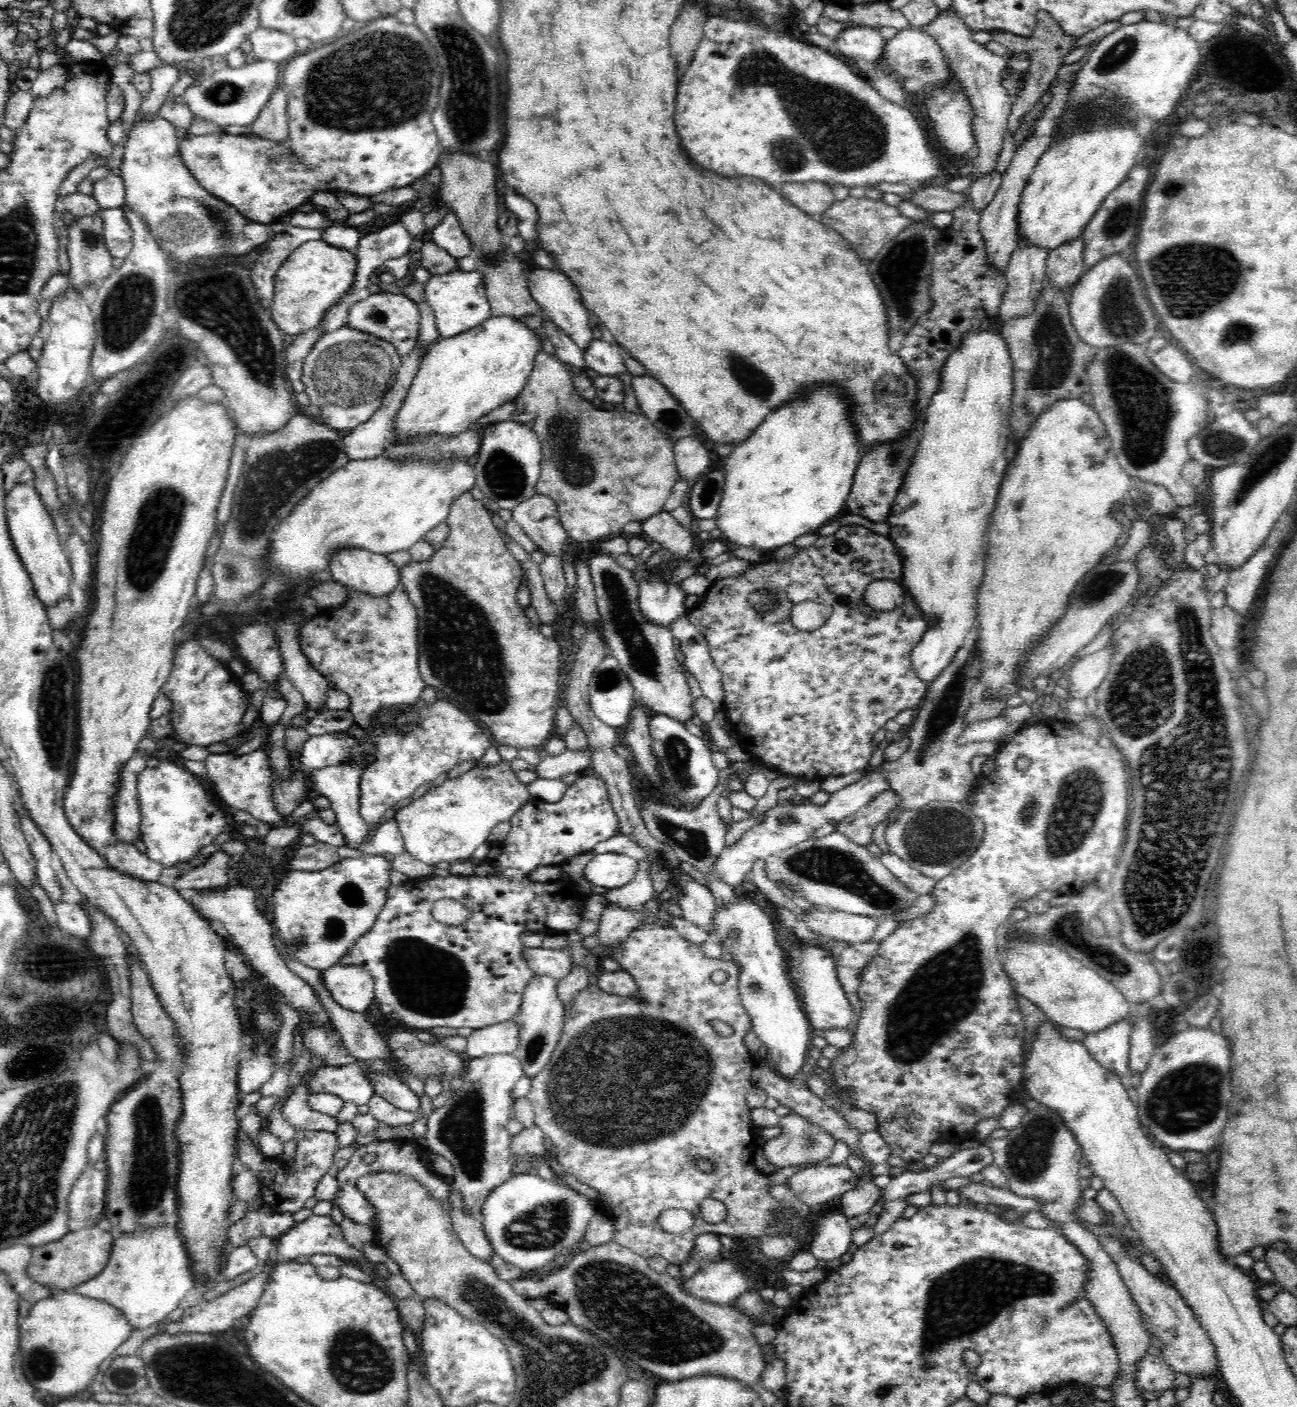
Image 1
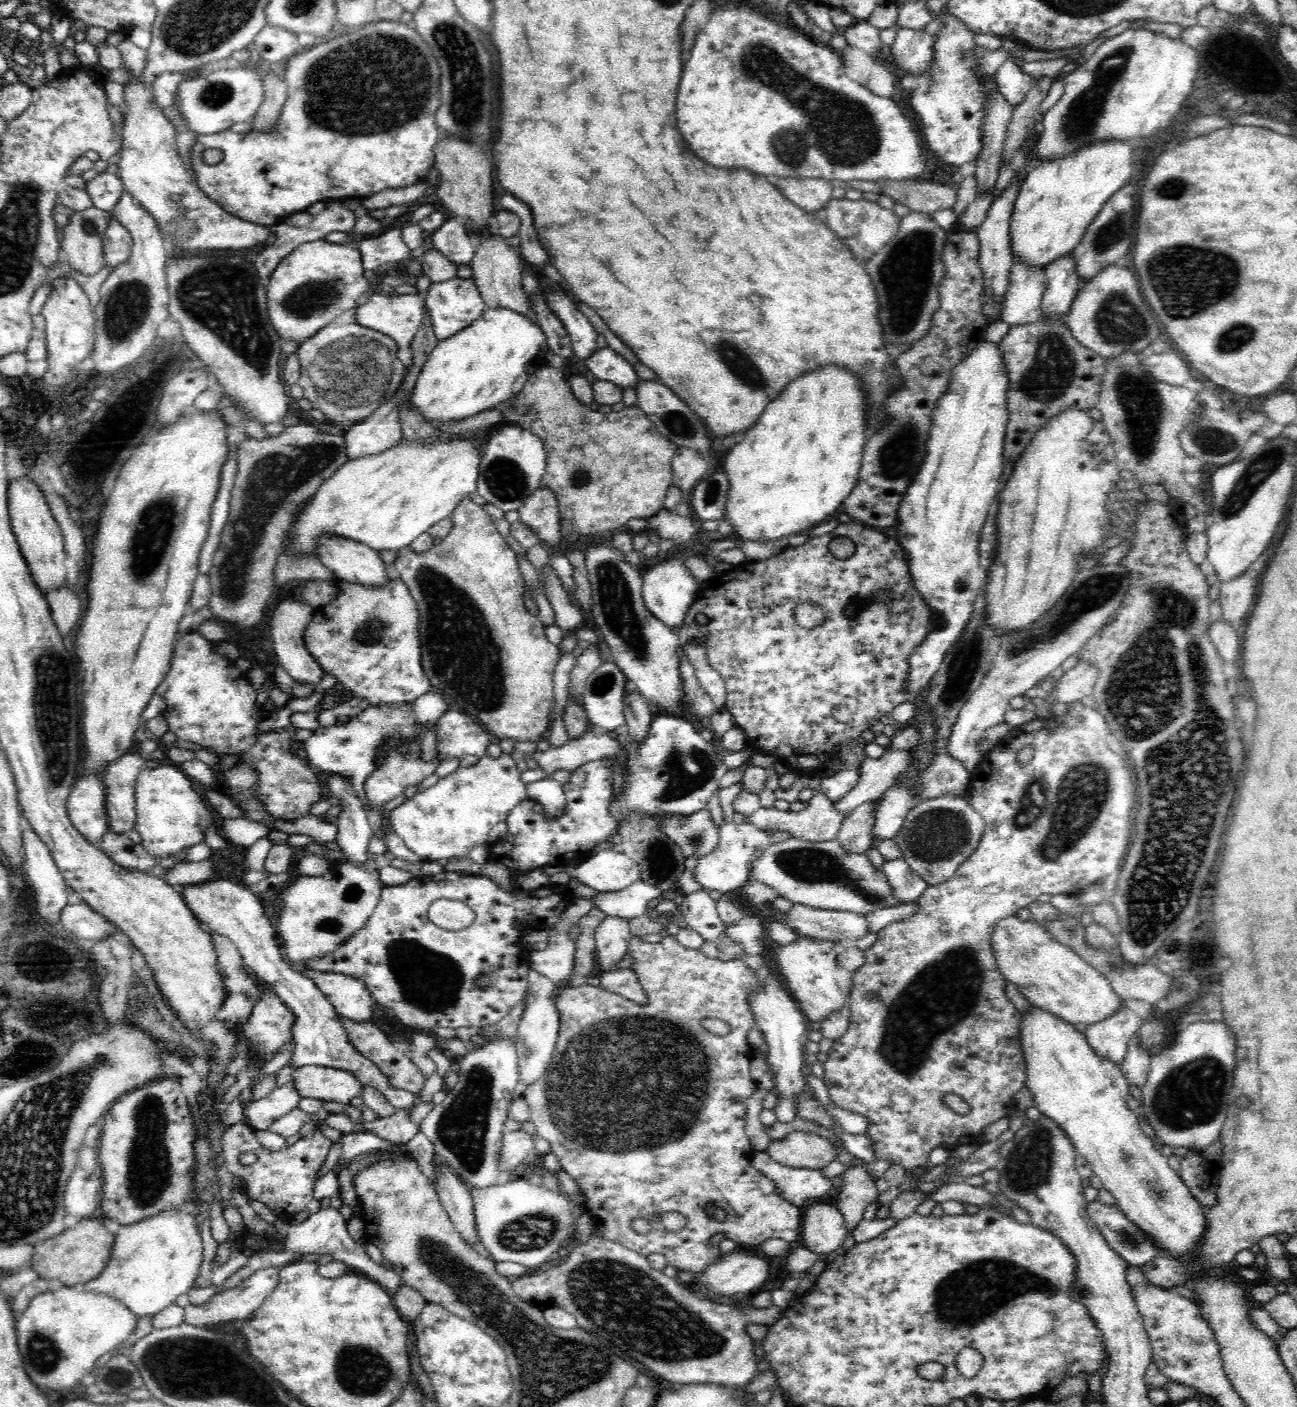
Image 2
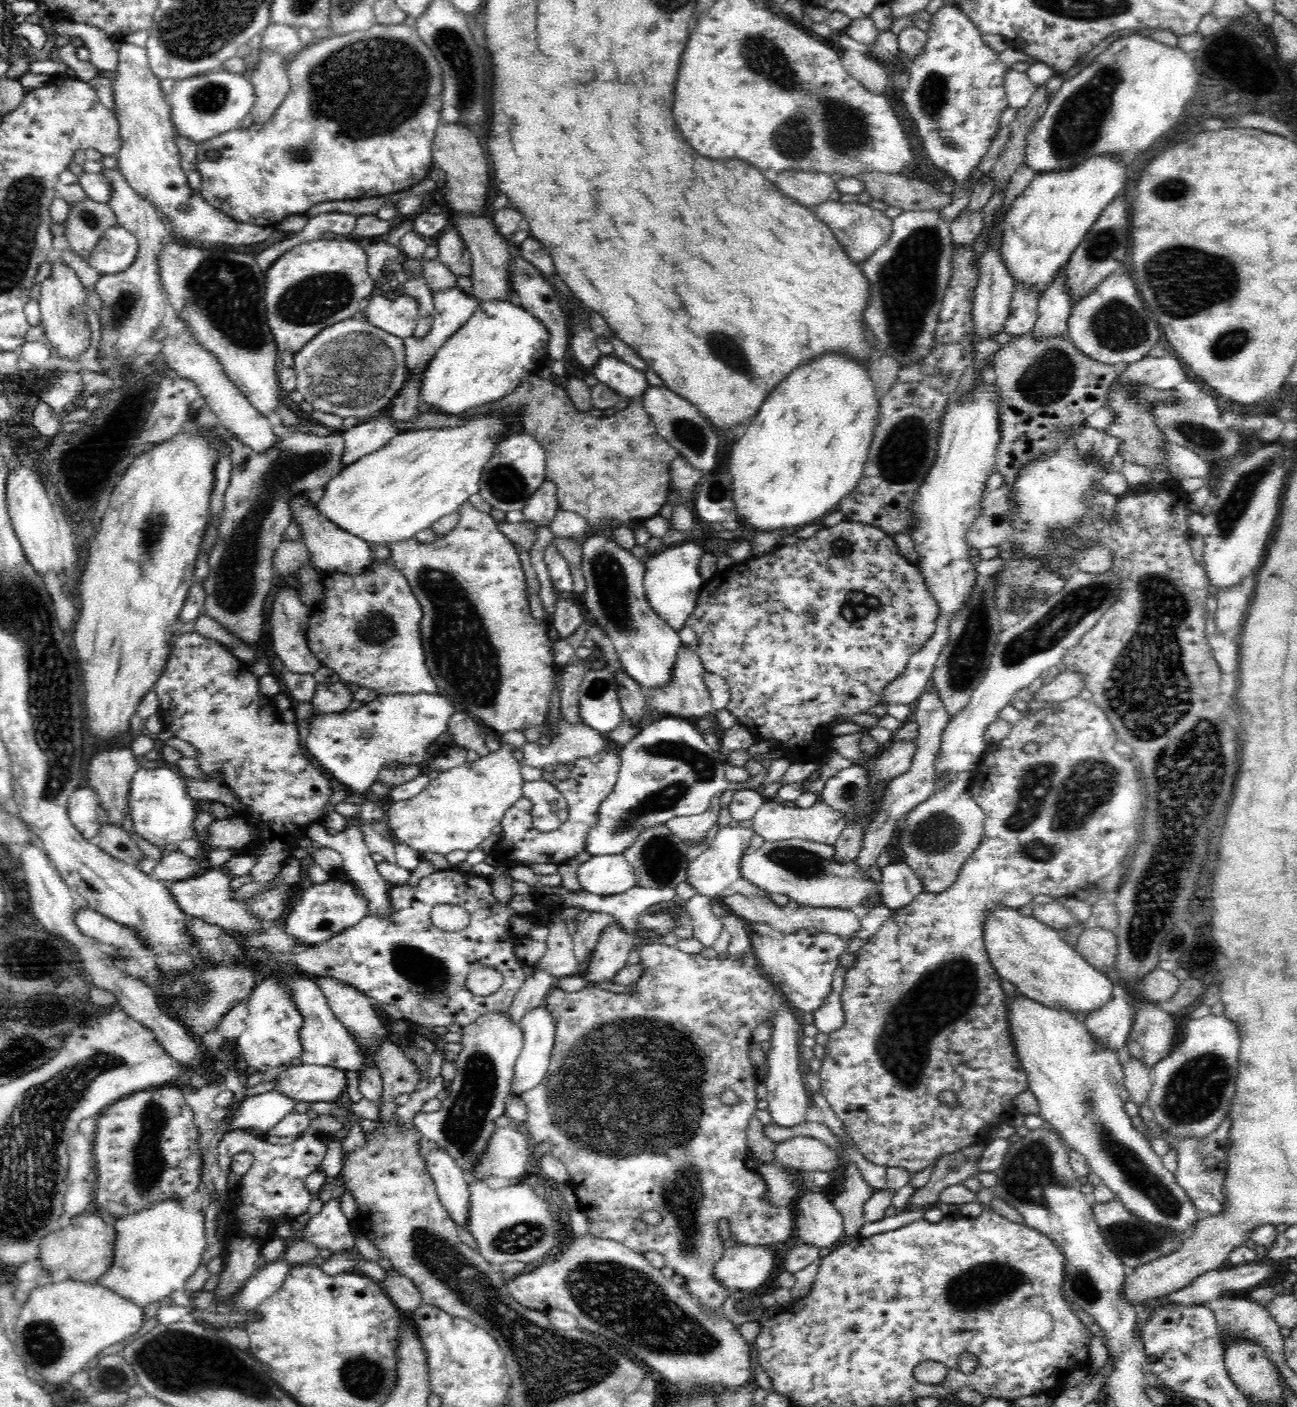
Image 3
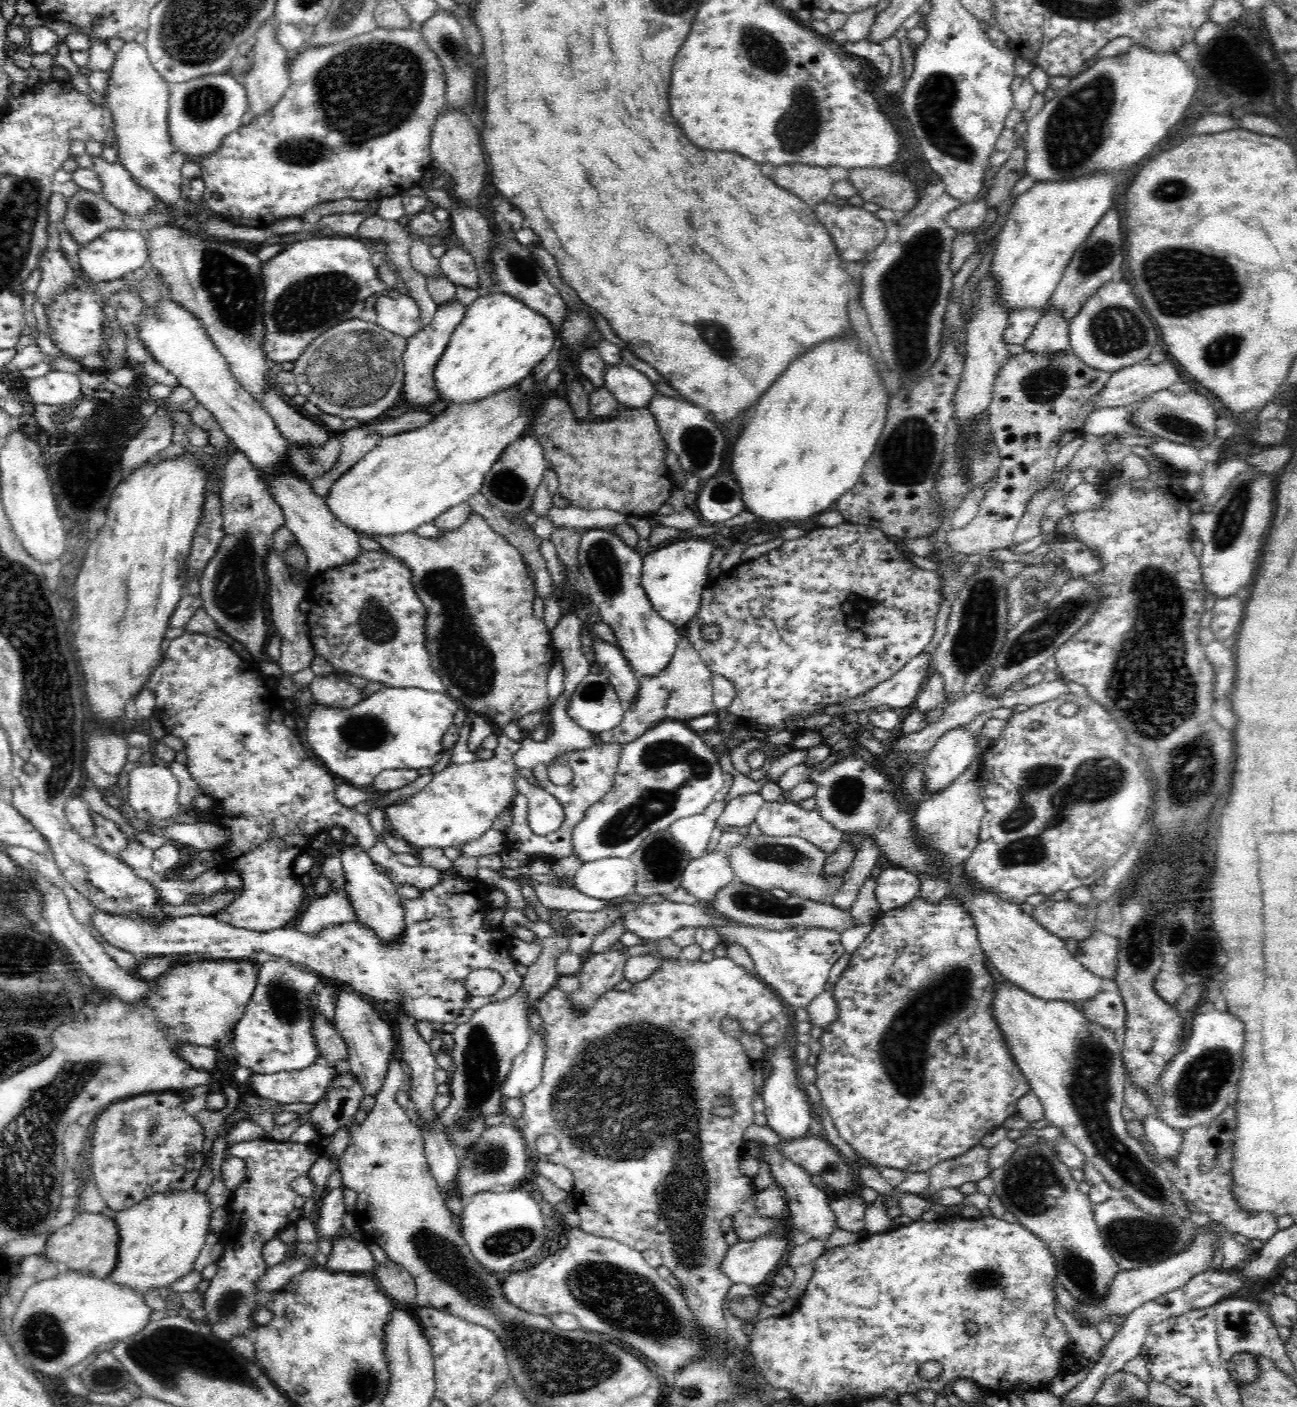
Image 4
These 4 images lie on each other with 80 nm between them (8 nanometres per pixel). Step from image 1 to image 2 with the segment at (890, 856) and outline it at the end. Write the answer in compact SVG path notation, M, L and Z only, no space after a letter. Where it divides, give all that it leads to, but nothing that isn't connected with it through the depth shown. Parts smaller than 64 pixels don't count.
M902 858L884 861L882 867L895 896L902 904L920 899L929 888L928 882L910 868Z

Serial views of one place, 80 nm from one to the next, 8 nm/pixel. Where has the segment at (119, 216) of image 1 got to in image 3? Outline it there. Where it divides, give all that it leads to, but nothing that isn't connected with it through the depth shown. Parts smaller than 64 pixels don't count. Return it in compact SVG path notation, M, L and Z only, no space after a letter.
M123 226L110 227L96 244L90 266L103 276L114 276L132 266L138 250L136 237Z

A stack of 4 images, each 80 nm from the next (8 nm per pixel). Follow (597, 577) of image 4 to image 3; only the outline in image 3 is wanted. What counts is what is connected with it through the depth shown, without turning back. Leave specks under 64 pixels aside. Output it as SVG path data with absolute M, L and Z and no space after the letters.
M602 534L584 538L582 543L582 570L586 579L584 600L588 612L592 614L595 624L602 627L602 631L606 632L606 636L614 644L621 667L630 679L634 679L646 692L664 687L673 678L674 663L682 644L679 631L668 626L649 605L643 587L644 563L642 565L641 558L634 557L630 551L620 548L612 538L608 539Z

